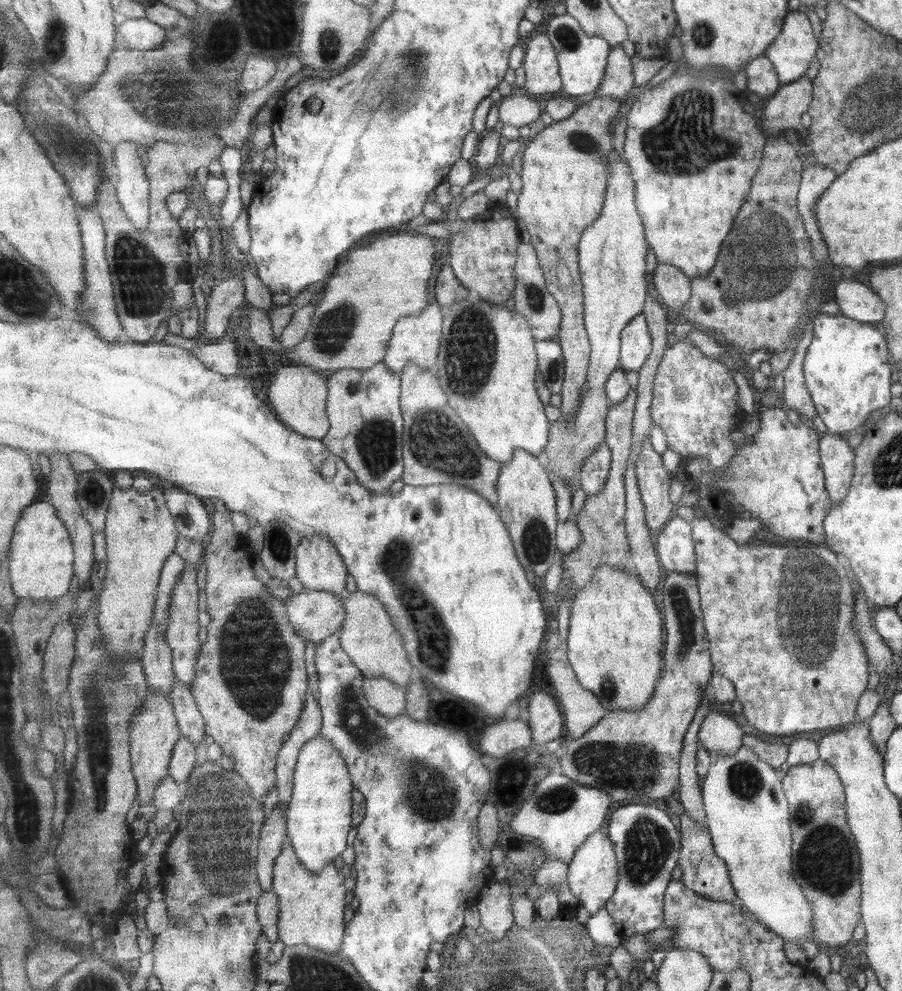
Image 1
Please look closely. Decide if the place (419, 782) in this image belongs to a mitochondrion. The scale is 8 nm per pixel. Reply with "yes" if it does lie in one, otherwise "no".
yes

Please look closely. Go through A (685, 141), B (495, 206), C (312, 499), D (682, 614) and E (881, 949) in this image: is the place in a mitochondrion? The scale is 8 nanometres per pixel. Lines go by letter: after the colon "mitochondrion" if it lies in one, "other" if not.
A: mitochondrion
B: other
C: other
D: mitochondrion
E: other

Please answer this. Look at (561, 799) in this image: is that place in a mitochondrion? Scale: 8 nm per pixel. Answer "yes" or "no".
yes

